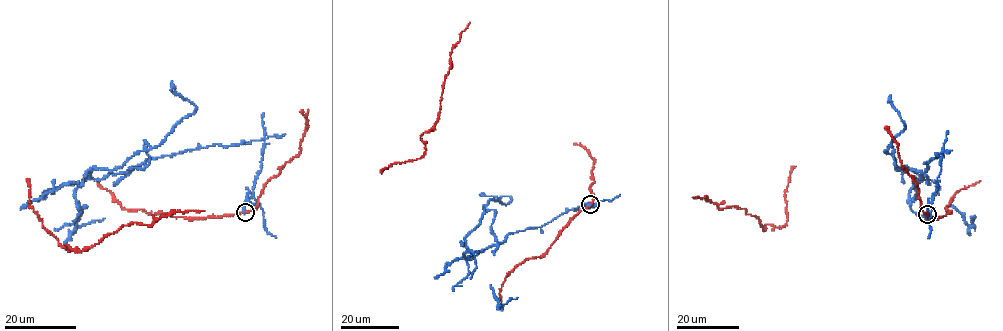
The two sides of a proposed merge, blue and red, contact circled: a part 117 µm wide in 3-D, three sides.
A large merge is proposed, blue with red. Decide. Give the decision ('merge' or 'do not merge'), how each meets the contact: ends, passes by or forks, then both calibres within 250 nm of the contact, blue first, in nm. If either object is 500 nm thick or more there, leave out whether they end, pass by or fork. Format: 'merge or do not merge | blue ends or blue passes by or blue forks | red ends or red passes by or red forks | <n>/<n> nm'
do not merge | blue ends | red passes by | 440/190 nm

